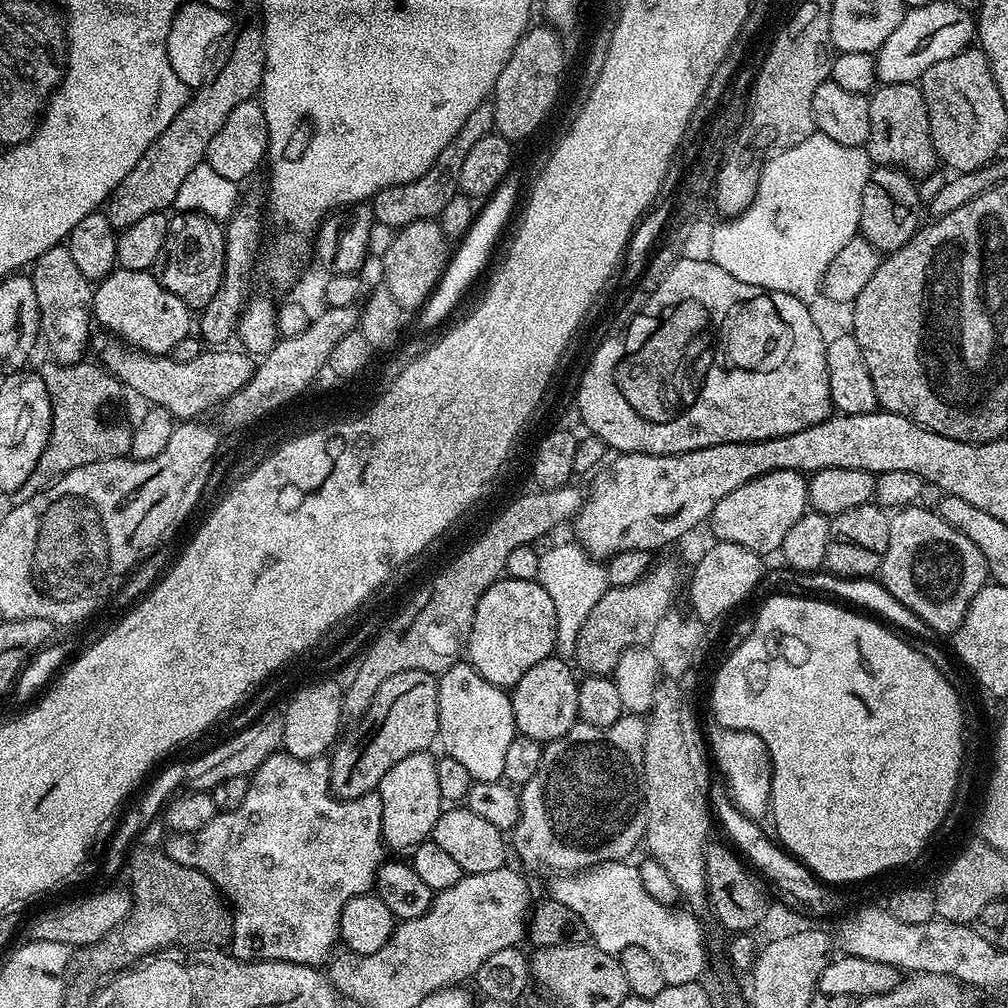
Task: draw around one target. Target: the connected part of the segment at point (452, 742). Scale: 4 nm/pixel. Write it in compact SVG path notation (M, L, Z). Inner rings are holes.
M467 662L452 664L445 672L439 673L436 685L438 686L438 744L444 747L443 751L450 758L458 758L466 770L470 770L473 781L494 782L501 779L506 764L506 750L510 742L518 733L514 722L512 697L505 689L496 684L486 682L478 670L474 670Z

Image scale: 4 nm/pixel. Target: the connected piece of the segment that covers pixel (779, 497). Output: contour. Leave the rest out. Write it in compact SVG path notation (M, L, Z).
M774 470L770 474L762 474L746 486L738 486L718 506L714 506L710 517L713 537L716 540L734 542L738 546L746 546L746 550L754 550L761 554L779 553L782 538L786 538L786 530L798 522L805 512L809 511L808 481L805 473L794 470Z

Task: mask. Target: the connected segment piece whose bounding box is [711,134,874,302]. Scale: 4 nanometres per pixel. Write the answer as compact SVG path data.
M813 134L810 138L806 138L798 146L788 148L784 152L775 153L765 163L764 170L760 173L760 185L754 194L754 202L750 202L748 209L743 212L743 219L737 220L734 225L728 224L727 227L722 227L719 232L716 232L714 245L716 256L711 260L718 266L722 266L722 270L726 270L726 274L734 274L734 278L738 278L738 282L746 282L750 286L758 286L768 292L785 292L791 296L797 296L798 299L805 302L811 301L811 296L815 292L819 293L821 291L824 275L830 266L830 262L840 253L842 246L846 246L846 242L850 242L858 235L862 190L866 186L868 175L872 172L873 167L874 165L869 160L864 148L842 146L838 142L819 134Z

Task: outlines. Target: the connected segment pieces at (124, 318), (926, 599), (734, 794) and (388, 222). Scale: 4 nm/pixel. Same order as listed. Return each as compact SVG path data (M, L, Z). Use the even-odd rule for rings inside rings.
M117 267L106 279L95 285L92 293L92 314L105 333L119 338L129 348L150 356L167 356L178 342L193 331L194 316L170 290L157 282L151 271L126 270Z
M920 507L901 508L891 517L889 545L886 546L878 576L894 598L932 626L937 634L951 634L956 631L962 618L966 618L966 610L970 602L974 602L978 590L989 583L986 558L982 558L982 550L978 550L978 546L974 546L966 534L958 534L958 530L954 530L954 526L947 524L933 509L931 512L928 508Z
M719 726L713 727L713 731L710 732L708 734L708 749L709 749L709 753L711 754L713 763L716 764L722 774L723 777L721 777L721 779L723 780L723 783L725 785L725 788L728 791L728 795L730 796L733 804L735 805L735 807L737 809L739 809L740 811L744 812L747 814L748 817L750 817L752 820L760 822L763 821L763 817L764 819L769 815L770 809L769 809L769 790L770 790L770 786L772 785L772 781L771 781L771 767L769 765L768 762L768 752L765 750L765 744L762 742L762 740L760 738L758 738L758 736L756 734L754 734L753 732L750 731L734 731L734 730L730 730L729 728L721 728Z
M492 103L480 104L478 110L474 110L474 114L470 114L470 118L466 118L466 122L462 122L462 130L458 130L458 134L454 134L450 146L446 146L446 150L442 150L442 154L438 154L434 166L430 166L430 170L426 170L426 174L422 174L422 178L414 178L414 182L390 186L372 197L370 207L373 221L399 230L414 222L436 220L458 192L462 162L466 162L466 154L470 154L470 149L480 139L493 135L495 126L496 119Z

